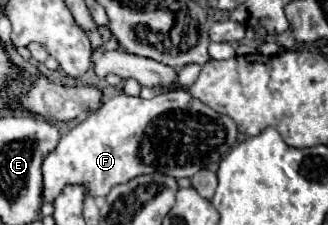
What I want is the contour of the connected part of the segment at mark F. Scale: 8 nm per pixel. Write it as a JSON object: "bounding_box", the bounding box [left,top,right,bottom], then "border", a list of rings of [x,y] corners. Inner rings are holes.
{"bounding_box":[43,92,237,202],"border":[[[167,92],[151,100],[131,98],[117,94],[101,104],[99,110],[89,114],[77,126],[73,126],[43,160],[43,200],[53,202],[65,186],[83,186],[91,198],[105,198],[115,184],[125,184],[141,174],[161,172],[175,178],[193,176],[195,172],[219,164],[221,158],[233,148],[237,140],[237,126],[229,116],[217,114],[207,104],[191,98],[187,92]]]}

